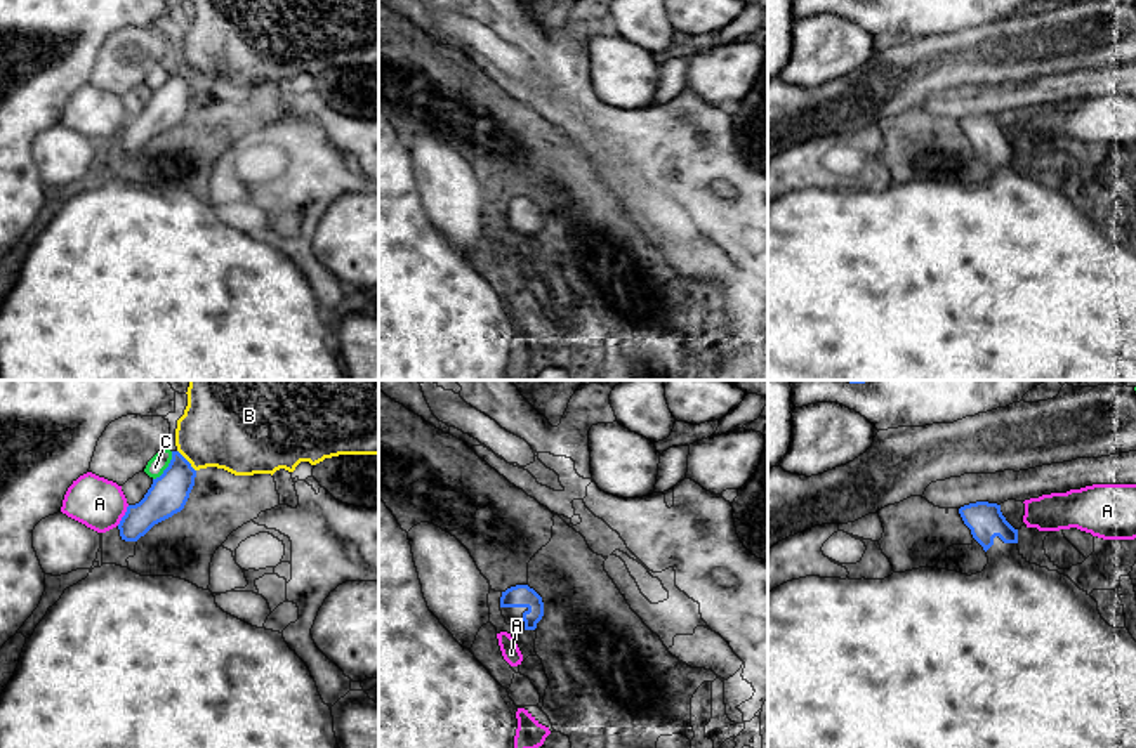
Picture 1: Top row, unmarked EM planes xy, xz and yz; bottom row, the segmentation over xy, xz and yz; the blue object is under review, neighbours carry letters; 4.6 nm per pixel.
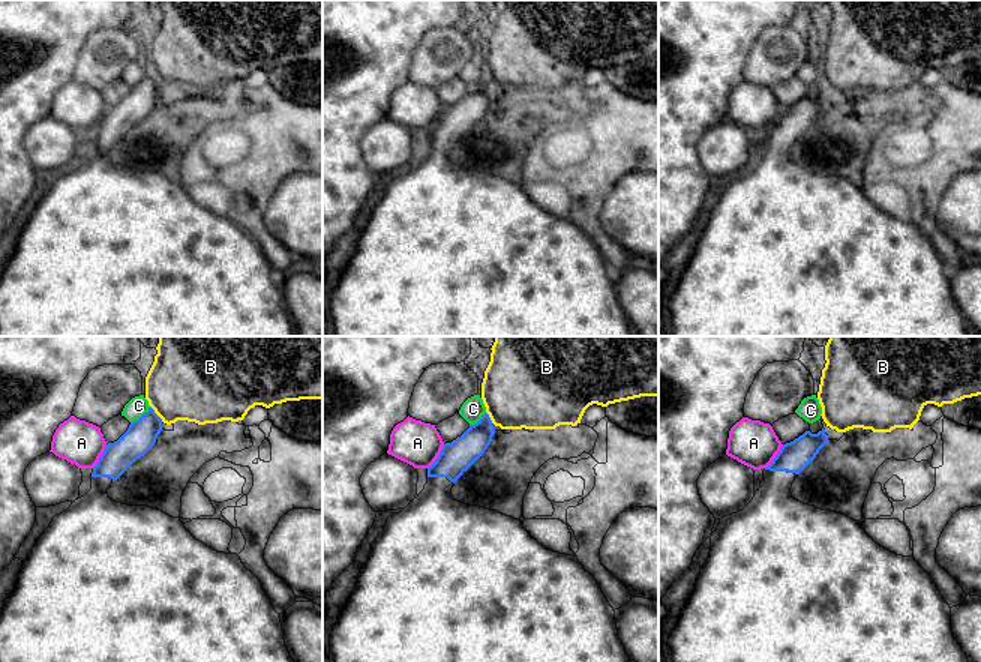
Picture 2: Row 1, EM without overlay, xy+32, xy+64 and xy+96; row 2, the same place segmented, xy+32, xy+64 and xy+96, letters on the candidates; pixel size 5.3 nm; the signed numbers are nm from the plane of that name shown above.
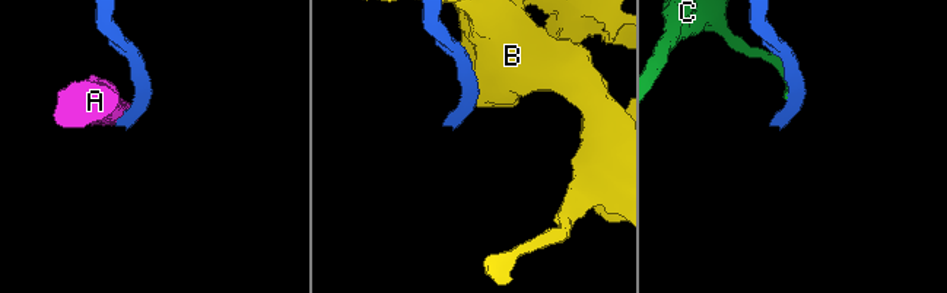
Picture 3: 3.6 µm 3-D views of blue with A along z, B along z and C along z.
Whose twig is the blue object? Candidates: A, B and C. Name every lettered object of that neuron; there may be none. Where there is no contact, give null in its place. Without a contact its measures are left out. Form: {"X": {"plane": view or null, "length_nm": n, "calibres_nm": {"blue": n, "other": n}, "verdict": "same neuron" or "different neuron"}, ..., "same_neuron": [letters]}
{"A": {"plane": "xy", "length_nm": 110, "calibres_nm": {"blue": 180, "other": 240}, "verdict": "different neuron"}, "B": {"plane": "xy", "length_nm": 130, "calibres_nm": {"blue": 180, "other": 400}, "verdict": "different neuron"}, "C": {"plane": "xy", "length_nm": 160, "calibres_nm": {"blue": 180, "other": 90}, "verdict": "different neuron"}, "same_neuron": []}

